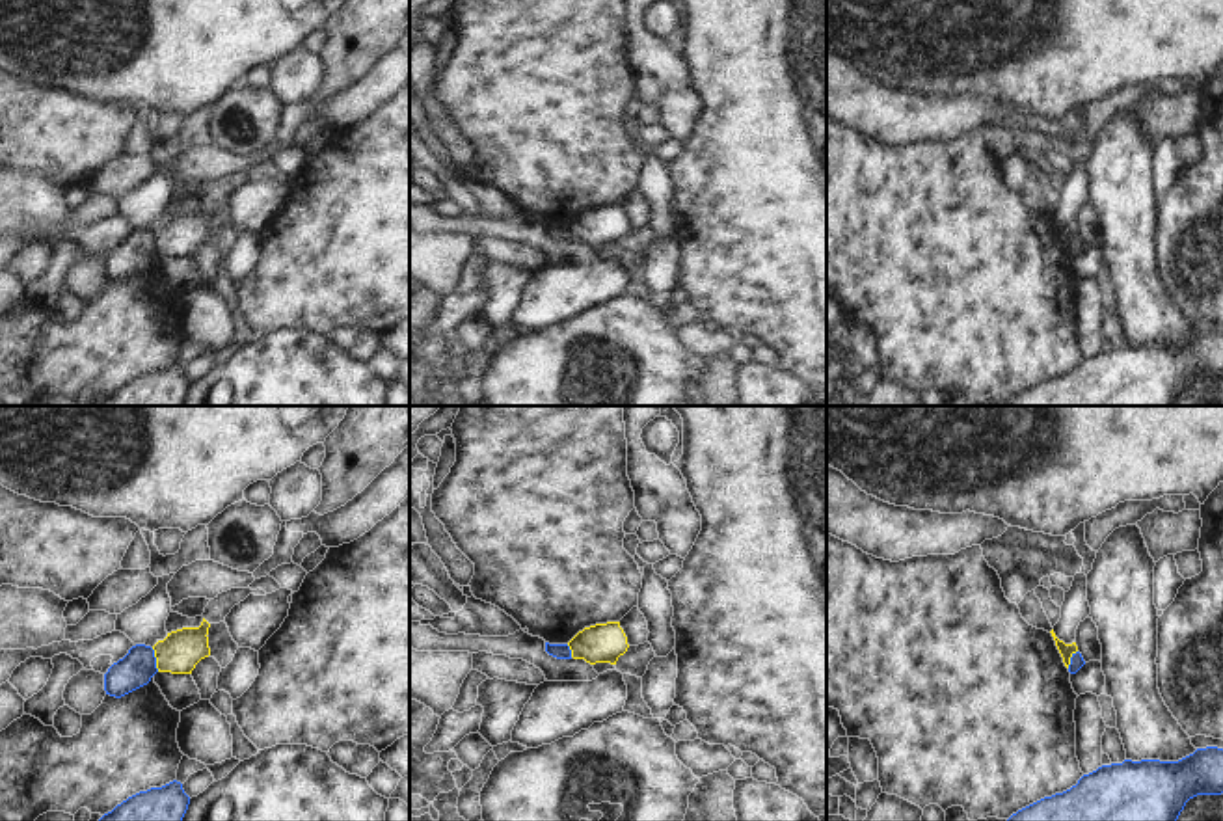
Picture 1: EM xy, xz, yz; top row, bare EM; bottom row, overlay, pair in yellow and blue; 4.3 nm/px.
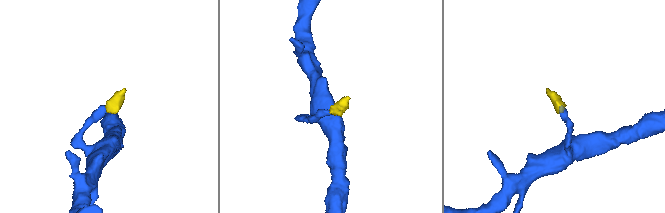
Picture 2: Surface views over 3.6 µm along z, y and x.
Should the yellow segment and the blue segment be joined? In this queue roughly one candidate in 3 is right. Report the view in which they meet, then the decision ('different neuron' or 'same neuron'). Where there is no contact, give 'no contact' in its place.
xy | different neuron

